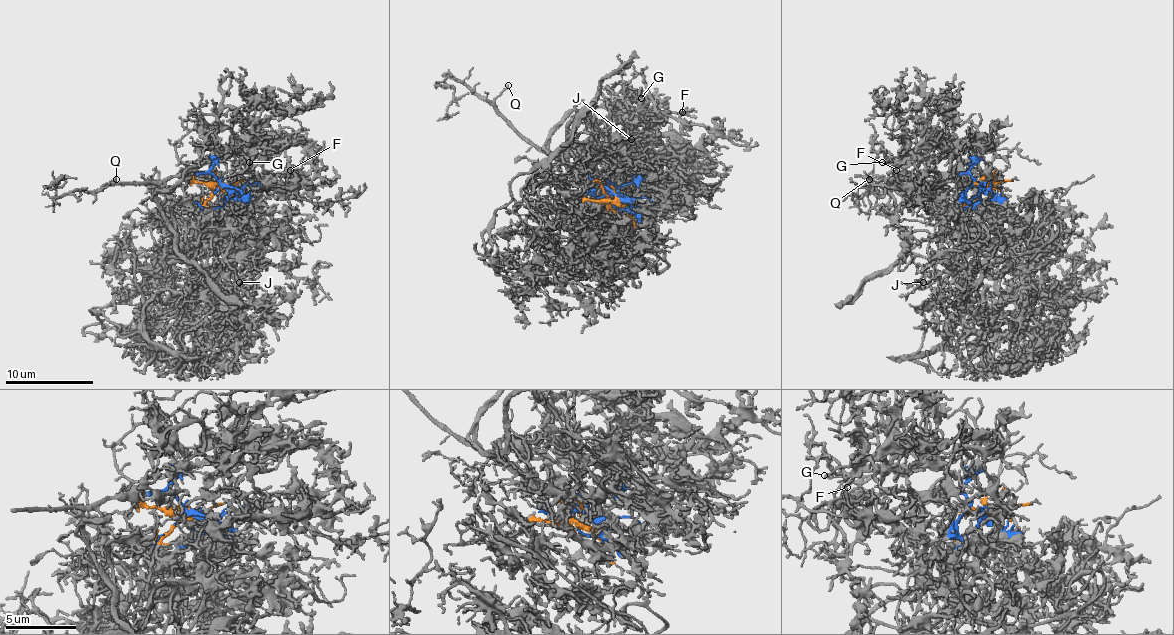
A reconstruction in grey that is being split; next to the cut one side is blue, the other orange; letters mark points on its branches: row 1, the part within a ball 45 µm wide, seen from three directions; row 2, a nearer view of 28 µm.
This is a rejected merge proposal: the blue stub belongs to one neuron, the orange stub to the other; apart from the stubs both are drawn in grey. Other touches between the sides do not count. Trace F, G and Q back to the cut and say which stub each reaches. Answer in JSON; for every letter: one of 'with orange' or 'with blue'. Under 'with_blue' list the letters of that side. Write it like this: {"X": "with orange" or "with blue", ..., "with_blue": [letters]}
{"F": "with orange", "G": "with orange", "Q": "with blue", "with_blue": ["Q"]}

